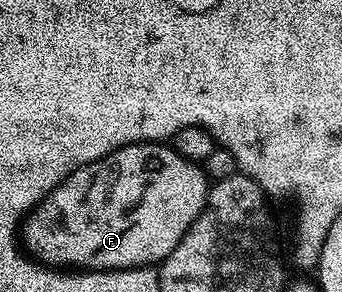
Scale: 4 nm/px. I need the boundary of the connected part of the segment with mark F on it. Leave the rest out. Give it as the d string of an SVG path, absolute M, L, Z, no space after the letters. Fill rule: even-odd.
M166 143L125 145L98 161L68 175L26 219L22 233L25 246L40 261L52 267L92 269L137 269L157 266L184 239L208 204L211 182L201 164L189 161Z

